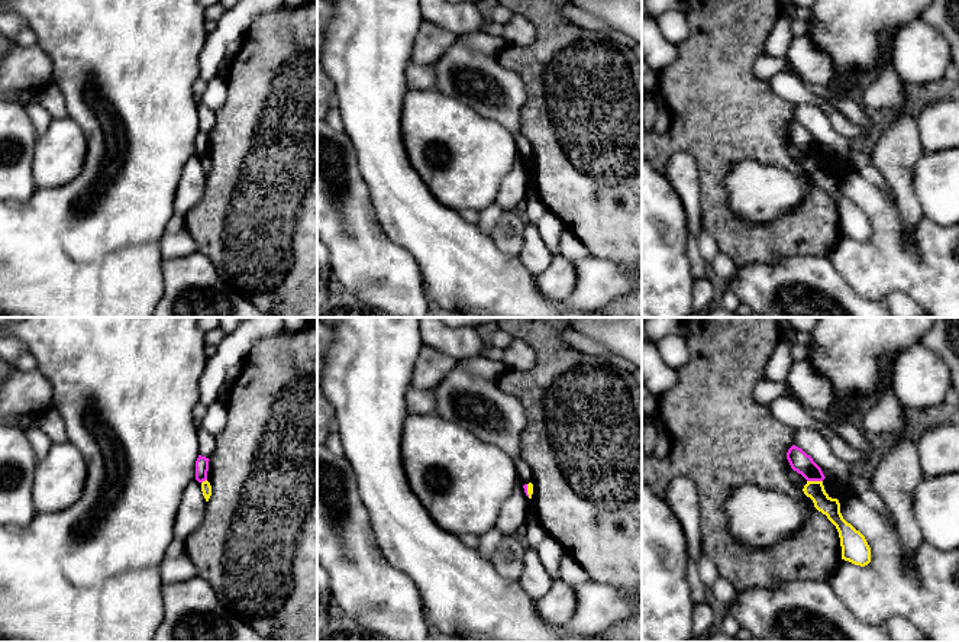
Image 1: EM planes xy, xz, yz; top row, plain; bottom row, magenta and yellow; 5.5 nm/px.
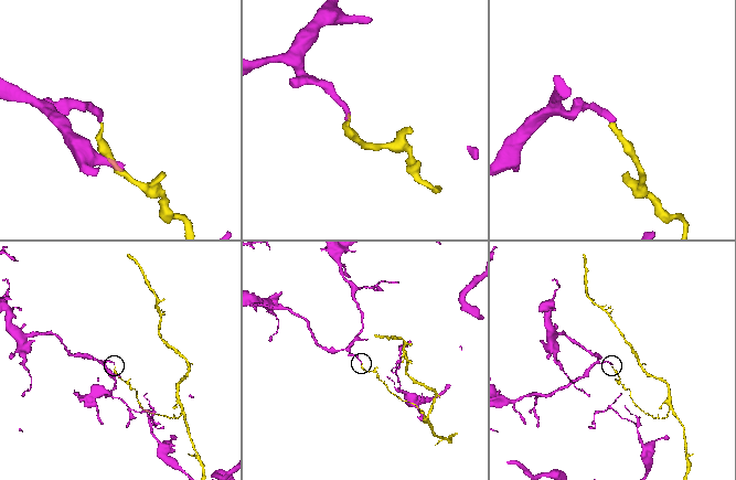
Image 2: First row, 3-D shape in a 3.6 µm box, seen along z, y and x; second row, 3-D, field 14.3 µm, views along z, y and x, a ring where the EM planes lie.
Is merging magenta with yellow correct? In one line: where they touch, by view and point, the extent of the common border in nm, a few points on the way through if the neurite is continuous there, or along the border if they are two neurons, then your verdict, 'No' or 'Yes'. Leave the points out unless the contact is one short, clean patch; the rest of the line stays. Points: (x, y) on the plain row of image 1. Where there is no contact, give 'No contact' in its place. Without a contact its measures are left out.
Touches magenta at yz (814, 155). Shared border 90 nm. Boundary: yz (807, 155), (822, 157). No

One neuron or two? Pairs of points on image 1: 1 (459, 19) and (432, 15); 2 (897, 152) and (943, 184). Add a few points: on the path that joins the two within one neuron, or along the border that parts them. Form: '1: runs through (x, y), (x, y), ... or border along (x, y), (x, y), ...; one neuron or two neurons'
1: runs through (452, 16), (439, 15); one neuron
2: border along (922, 149), (913, 170), (913, 192), (916, 197); two neurons

